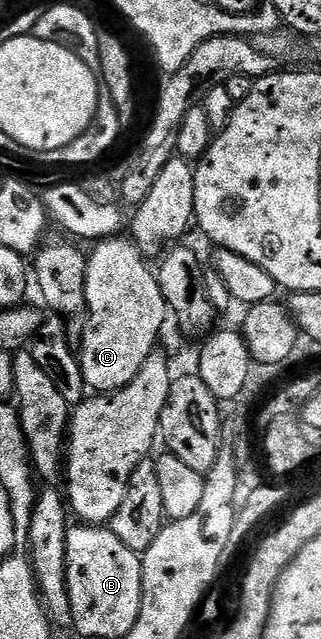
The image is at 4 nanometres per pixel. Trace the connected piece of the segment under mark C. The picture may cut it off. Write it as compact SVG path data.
M110 237L99 241L93 248L95 250L89 251L86 260L86 331L82 334L80 361L82 375L91 391L113 392L124 388L134 379L144 360L148 360L150 353L159 345L158 337L162 334L162 325L166 318L168 320L168 307L151 263L143 257L142 251L129 237Z

